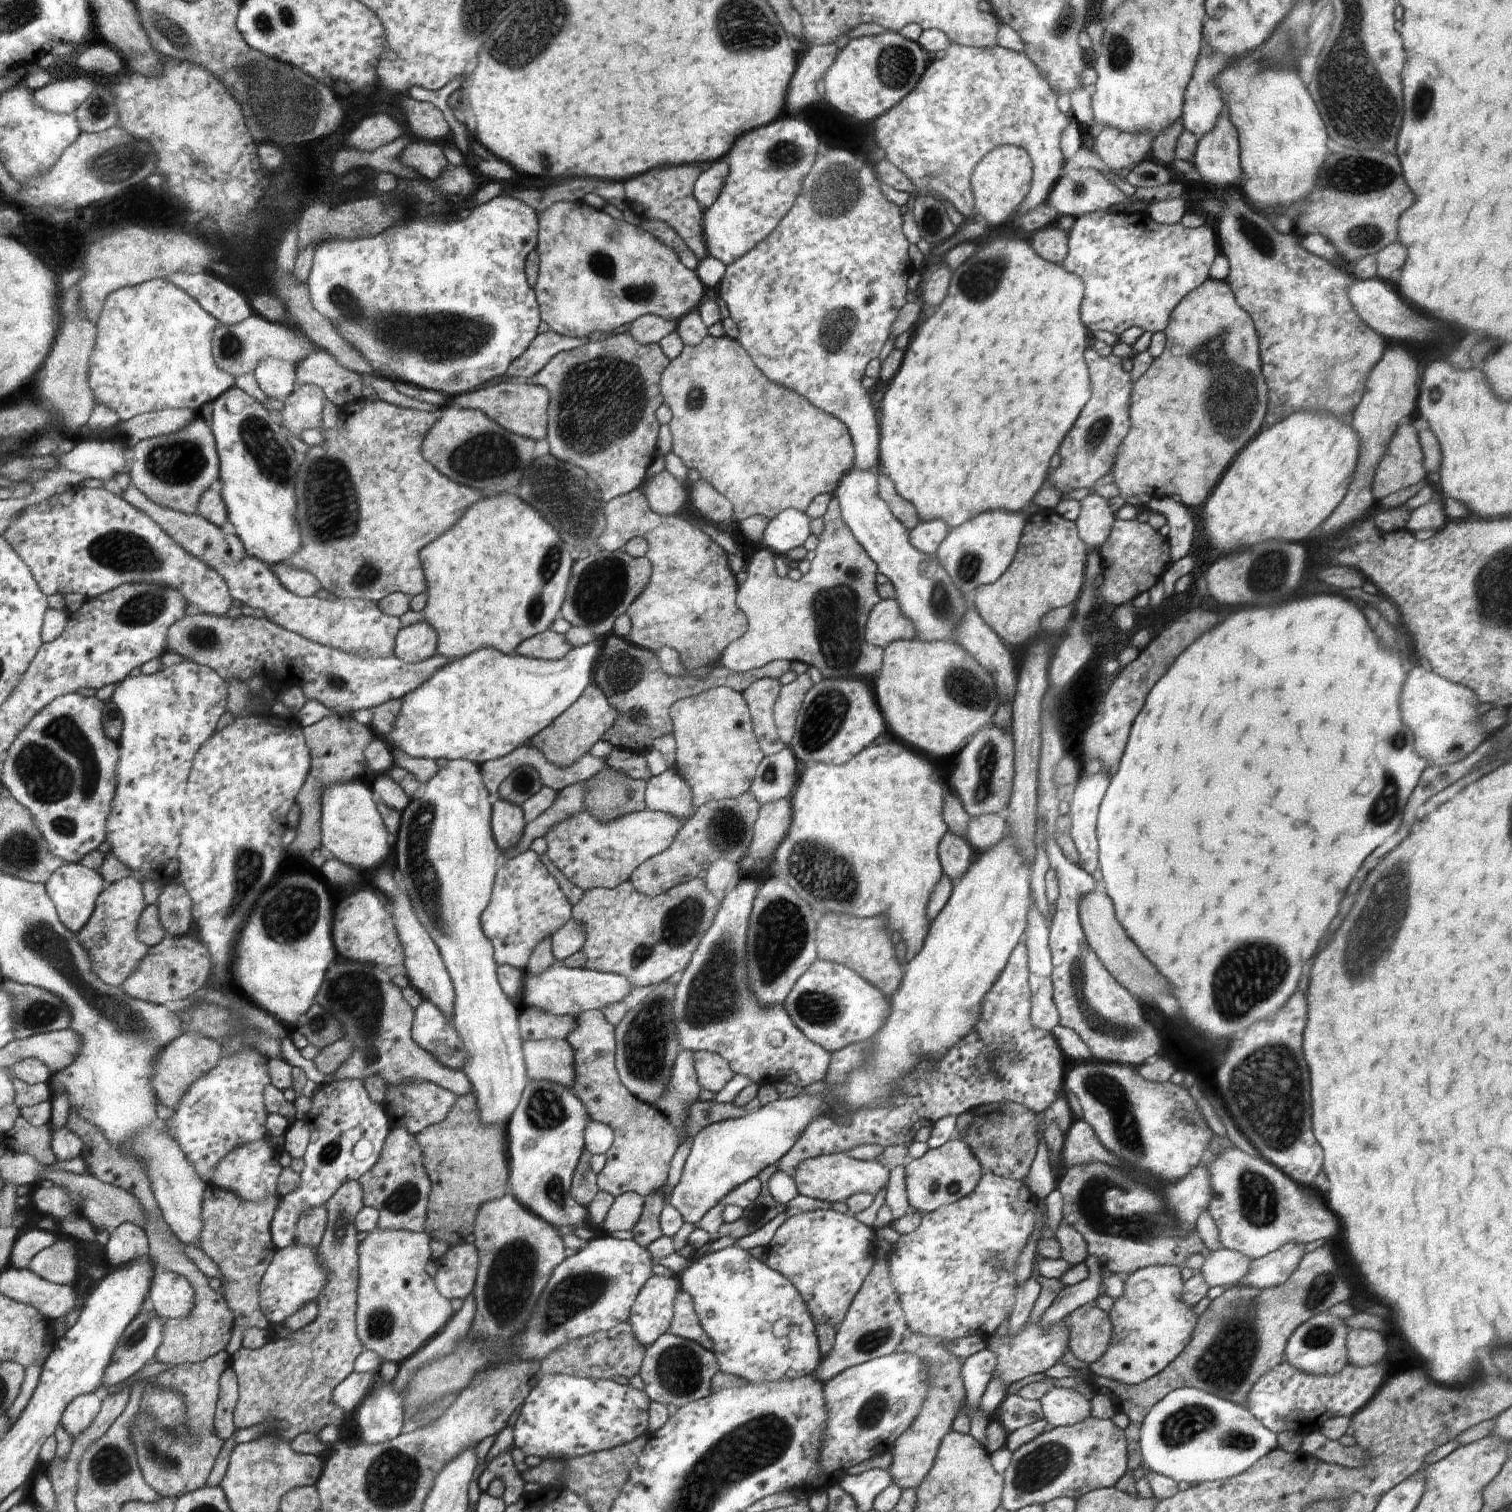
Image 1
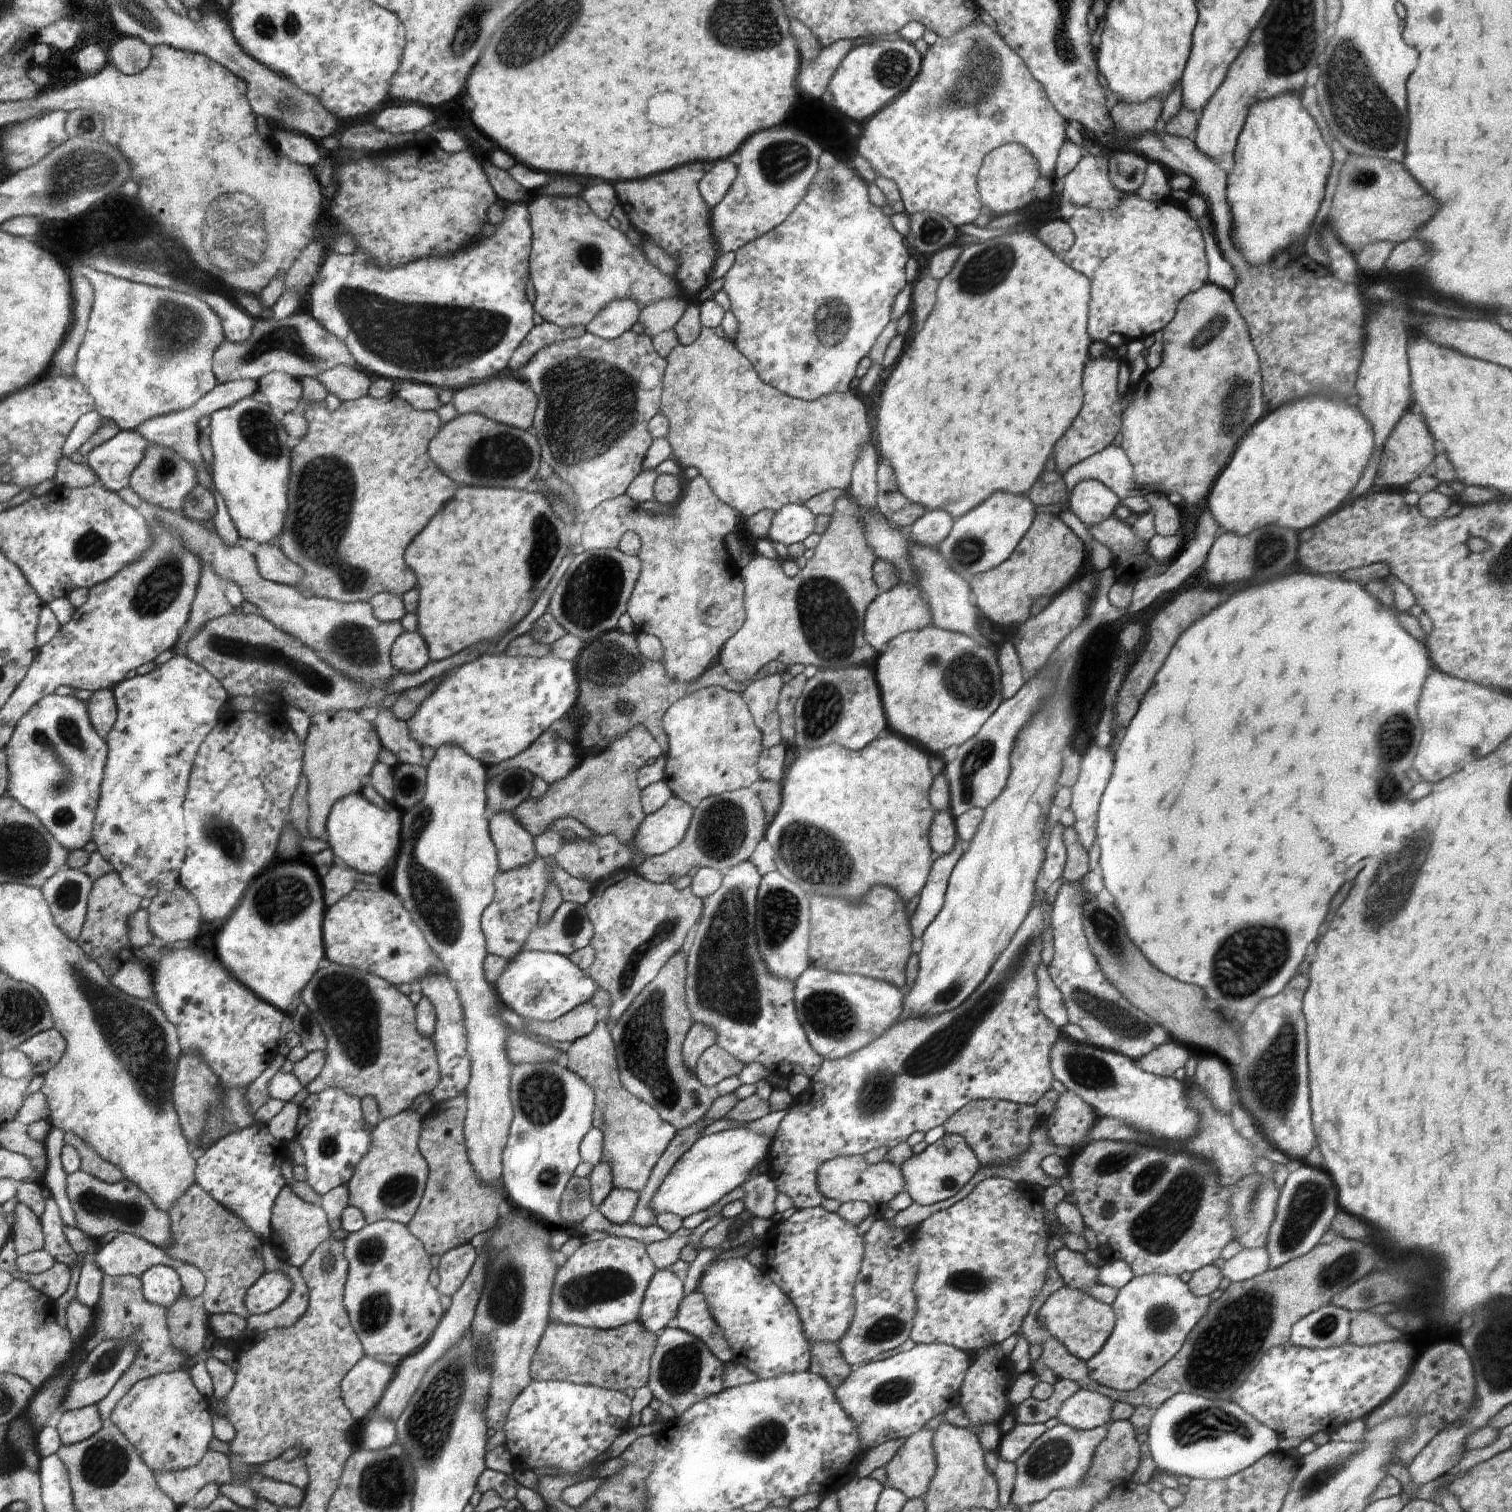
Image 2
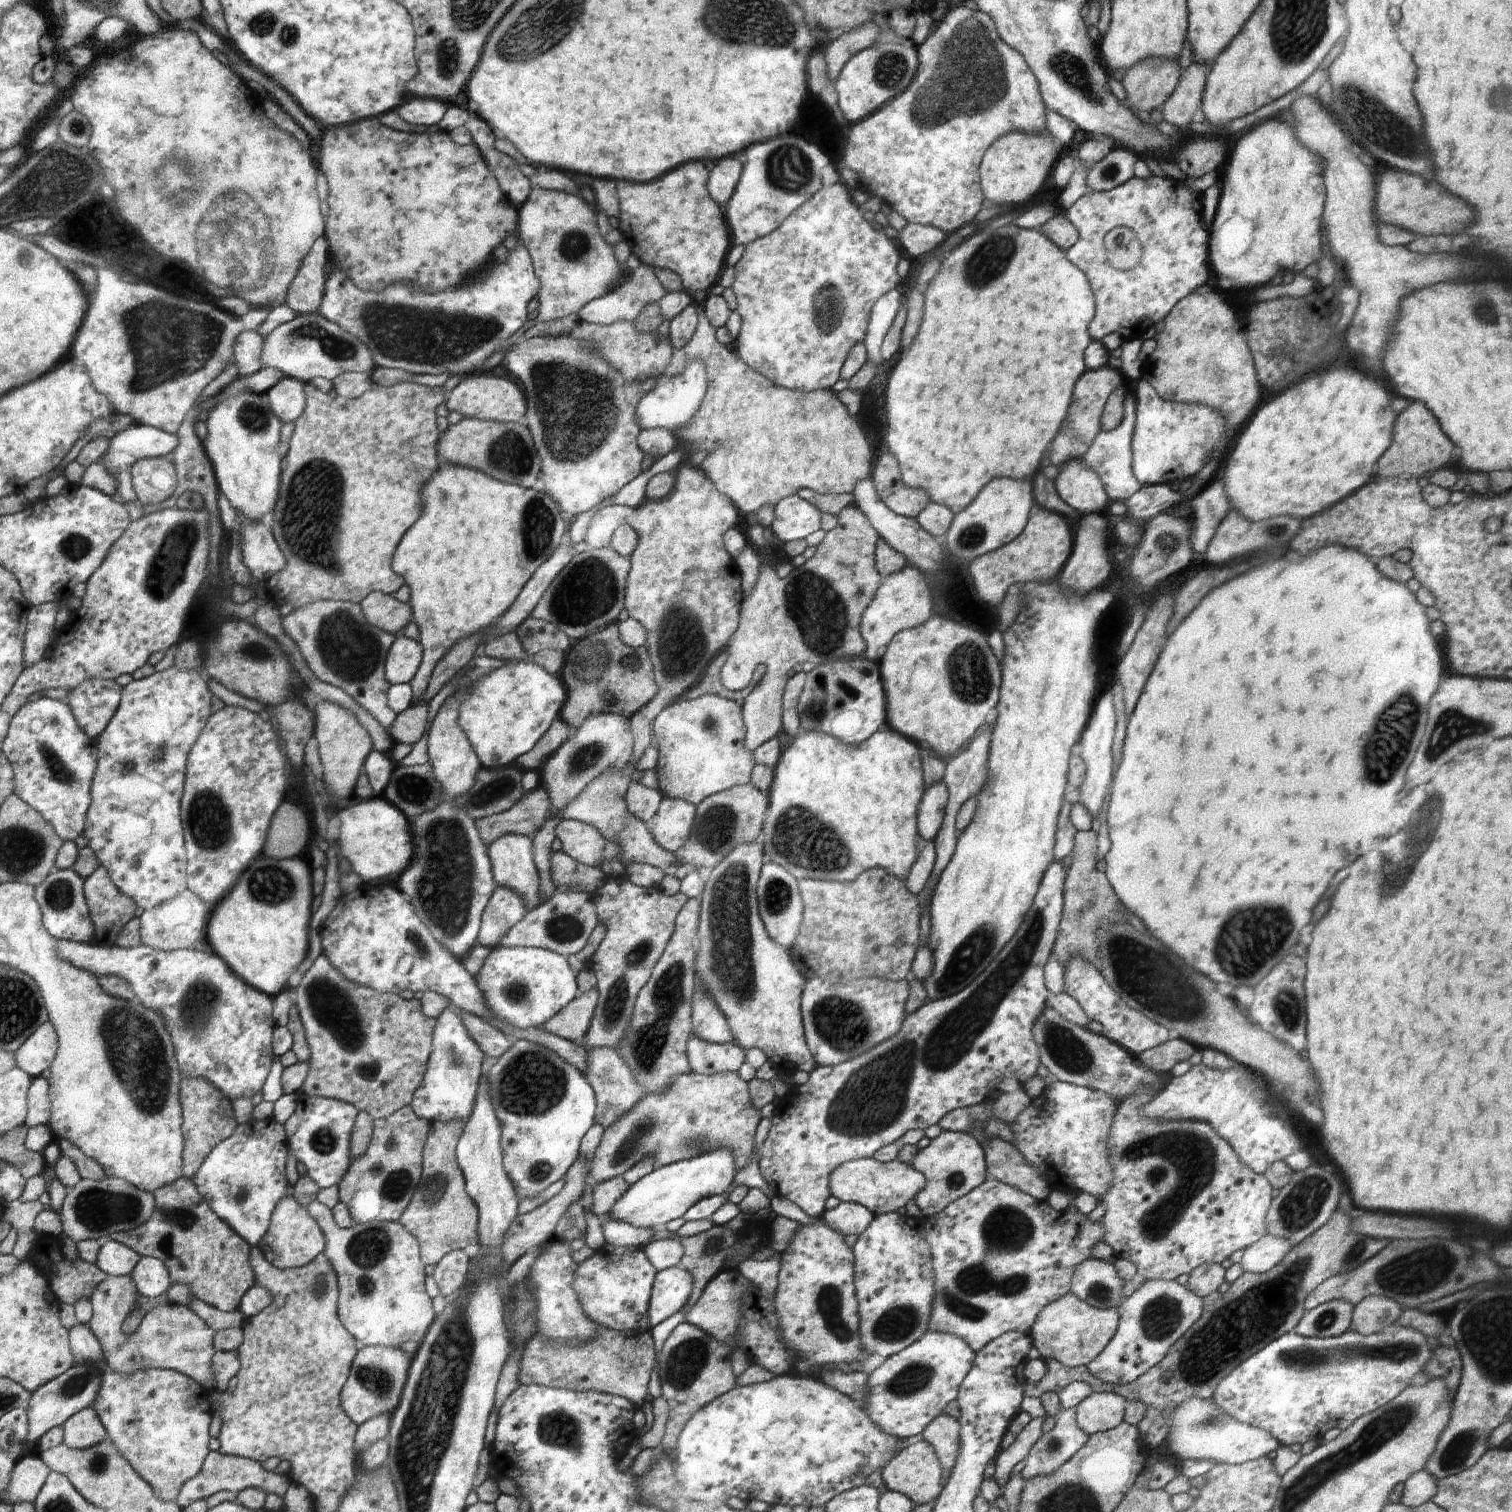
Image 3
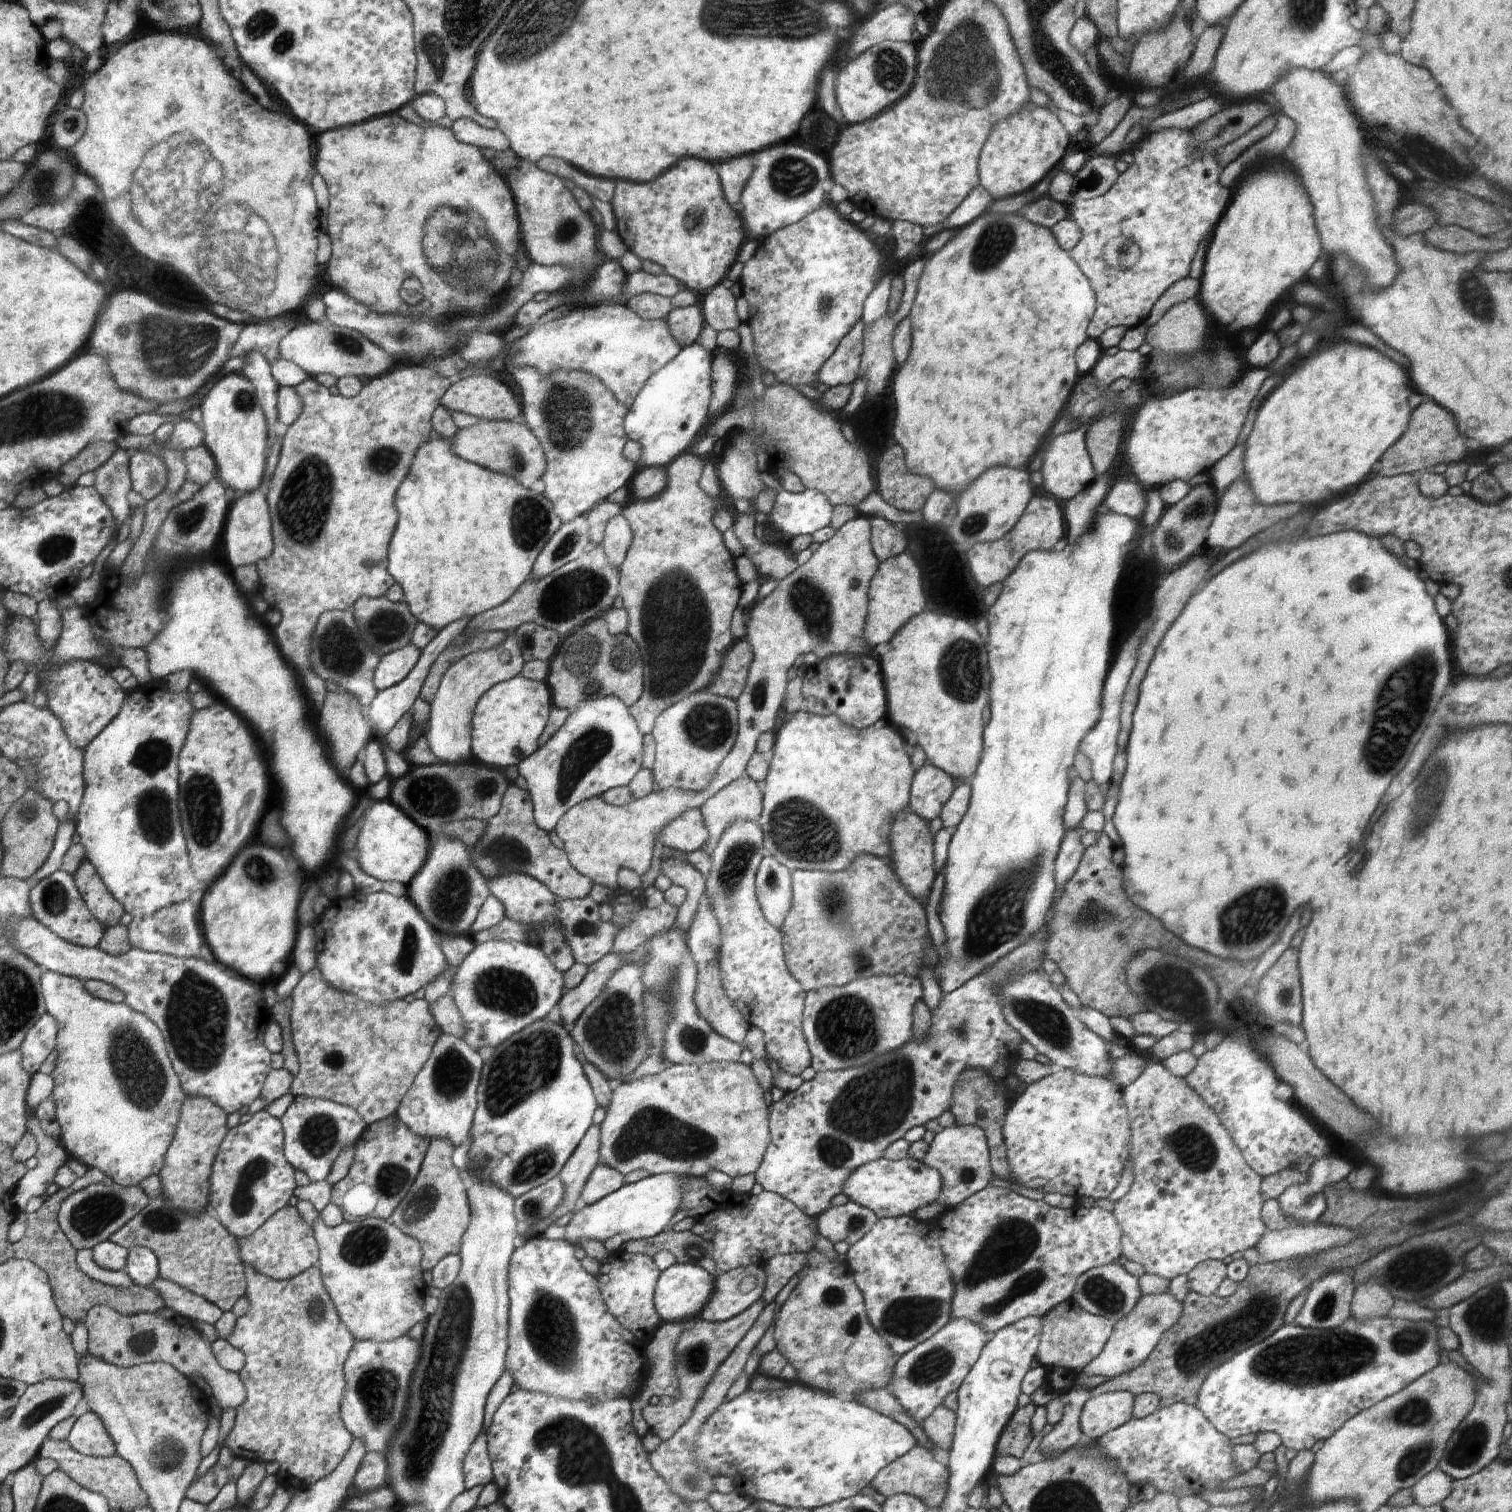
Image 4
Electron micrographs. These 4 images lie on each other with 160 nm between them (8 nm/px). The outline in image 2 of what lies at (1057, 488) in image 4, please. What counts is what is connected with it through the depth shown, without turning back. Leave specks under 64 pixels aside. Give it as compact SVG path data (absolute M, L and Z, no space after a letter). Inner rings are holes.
M1081 480L1069 494L1068 508L1087 528L1113 515L1119 498L1097 480Z

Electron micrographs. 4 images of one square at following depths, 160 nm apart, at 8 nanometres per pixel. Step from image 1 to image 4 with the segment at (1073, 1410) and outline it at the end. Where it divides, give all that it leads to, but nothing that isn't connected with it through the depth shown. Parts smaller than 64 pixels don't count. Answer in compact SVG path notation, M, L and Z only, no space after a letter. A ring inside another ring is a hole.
M1128 1391L1090 1396L1079 1416L1082 1434L1092 1440L1118 1428L1133 1417L1134 1403L1135 1396Z

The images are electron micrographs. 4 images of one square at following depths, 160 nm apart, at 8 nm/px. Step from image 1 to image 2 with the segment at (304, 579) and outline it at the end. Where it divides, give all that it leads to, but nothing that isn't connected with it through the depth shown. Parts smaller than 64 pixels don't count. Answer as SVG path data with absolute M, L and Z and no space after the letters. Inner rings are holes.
M278 542L270 545L257 544L252 554L259 575L266 580L295 586L303 577L303 568L281 551Z

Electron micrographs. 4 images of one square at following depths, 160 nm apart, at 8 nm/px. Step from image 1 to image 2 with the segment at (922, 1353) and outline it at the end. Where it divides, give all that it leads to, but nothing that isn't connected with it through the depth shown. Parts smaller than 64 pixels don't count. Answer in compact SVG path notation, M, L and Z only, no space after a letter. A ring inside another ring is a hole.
M926 1426L904 1439L894 1458L886 1464L886 1485L904 1493L907 1499L925 1496L936 1472L934 1430Z

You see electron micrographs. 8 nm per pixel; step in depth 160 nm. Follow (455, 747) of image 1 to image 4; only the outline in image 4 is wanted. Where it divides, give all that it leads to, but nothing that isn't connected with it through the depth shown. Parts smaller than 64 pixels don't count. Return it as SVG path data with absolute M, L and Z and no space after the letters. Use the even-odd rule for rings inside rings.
M518 675L494 685L477 702L476 715L473 717L473 749L476 758L488 766L503 769L520 765L525 758L532 756L540 748L540 736L549 722L553 706L552 694L545 681L534 681Z

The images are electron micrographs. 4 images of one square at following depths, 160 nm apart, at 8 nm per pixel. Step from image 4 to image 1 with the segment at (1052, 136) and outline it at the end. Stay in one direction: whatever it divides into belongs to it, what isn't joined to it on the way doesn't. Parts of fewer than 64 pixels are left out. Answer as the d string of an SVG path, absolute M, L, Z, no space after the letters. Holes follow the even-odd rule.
M1012 144L997 146L978 162L972 173L971 187L976 198L976 212L984 216L988 228L1011 221L1030 190L1032 175L1033 160L1030 155L1022 147Z

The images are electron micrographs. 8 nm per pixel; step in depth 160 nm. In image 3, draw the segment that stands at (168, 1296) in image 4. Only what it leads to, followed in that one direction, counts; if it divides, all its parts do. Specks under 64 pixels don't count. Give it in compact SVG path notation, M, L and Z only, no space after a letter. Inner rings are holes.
M192 1297L186 1307L190 1308L197 1317L200 1317L215 1332L224 1330L224 1328L238 1328L238 1326L242 1328L248 1319L239 1309L223 1311L196 1297Z

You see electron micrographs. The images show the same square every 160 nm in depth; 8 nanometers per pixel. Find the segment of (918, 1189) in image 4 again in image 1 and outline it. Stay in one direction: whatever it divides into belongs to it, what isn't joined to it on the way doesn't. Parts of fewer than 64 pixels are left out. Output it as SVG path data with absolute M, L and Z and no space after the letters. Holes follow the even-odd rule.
M832 1153L802 1161L793 1179L799 1194L833 1203L844 1202L856 1193L868 1193L875 1198L876 1194L889 1183L889 1172L889 1169L876 1160L861 1161L846 1153Z

